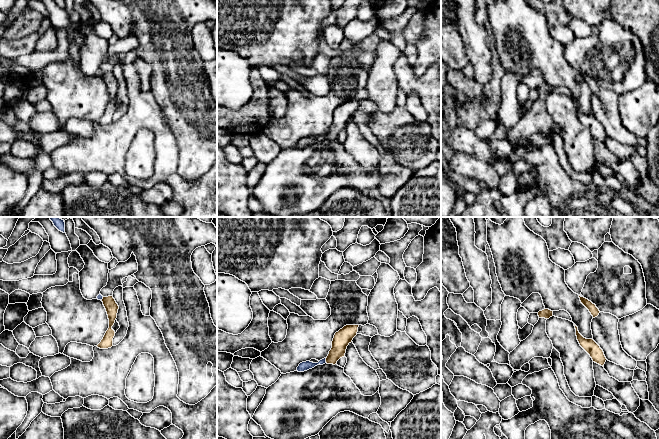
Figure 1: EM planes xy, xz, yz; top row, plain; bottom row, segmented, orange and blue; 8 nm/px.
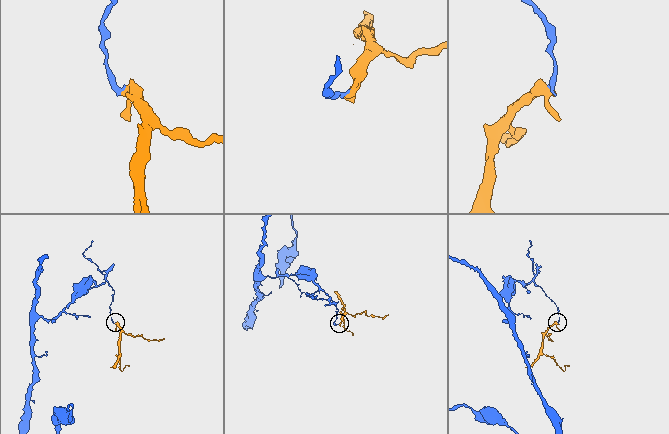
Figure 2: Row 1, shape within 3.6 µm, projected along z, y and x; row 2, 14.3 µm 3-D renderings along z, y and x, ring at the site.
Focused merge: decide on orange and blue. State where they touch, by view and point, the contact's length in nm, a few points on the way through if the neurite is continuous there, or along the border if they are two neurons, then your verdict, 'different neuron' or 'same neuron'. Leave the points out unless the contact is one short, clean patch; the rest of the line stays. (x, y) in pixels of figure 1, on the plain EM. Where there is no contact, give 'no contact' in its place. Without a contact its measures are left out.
contact xz (326, 136); length 40 nm; border xz (325, 134), (326, 138); different neuron

